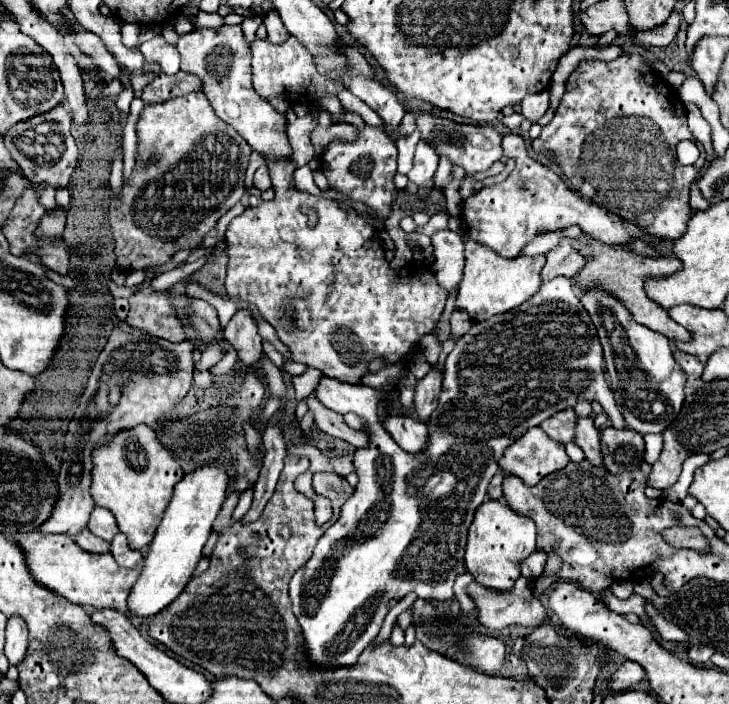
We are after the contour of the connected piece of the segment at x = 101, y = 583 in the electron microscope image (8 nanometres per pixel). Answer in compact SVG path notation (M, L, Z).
M16 534L14 540L22 546L26 552L28 568L38 584L48 586L56 594L68 598L70 602L90 606L94 610L106 610L114 608L122 612L126 618L134 620L134 614L128 608L128 596L132 590L134 580L140 576L142 568L136 566L132 570L120 568L112 554L92 554L82 550L70 536L64 534Z

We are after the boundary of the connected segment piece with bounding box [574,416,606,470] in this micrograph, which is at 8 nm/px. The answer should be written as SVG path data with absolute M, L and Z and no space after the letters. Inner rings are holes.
M578 418L578 428L576 428L576 440L574 440L586 454L586 460L598 468L604 468L604 454L600 450L600 432L594 426L594 420L588 418Z

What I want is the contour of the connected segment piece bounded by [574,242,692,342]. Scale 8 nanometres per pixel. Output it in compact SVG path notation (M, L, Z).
M574 242L574 248L582 256L588 258L588 264L578 272L578 276L574 276L574 284L578 282L578 288L588 288L592 284L600 284L602 288L608 288L608 290L616 292L616 296L620 296L620 300L624 300L626 308L632 312L634 320L638 320L640 324L646 324L654 332L660 332L674 342L690 342L692 340L692 334L686 328L682 328L680 324L676 324L670 318L668 310L664 310L654 300L648 300L648 294L646 294L646 280L648 278L672 276L672 274L682 270L682 262L678 258L672 258L672 256L648 258L648 256L634 254L626 246L606 246L606 244L598 244L598 242L594 242L594 244Z

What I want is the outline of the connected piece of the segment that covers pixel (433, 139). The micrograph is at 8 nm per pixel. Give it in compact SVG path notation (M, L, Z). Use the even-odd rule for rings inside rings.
M408 110L414 120L416 120L416 130L420 132L420 140L432 146L440 156L446 156L454 166L464 168L464 178L460 182L459 193L462 201L472 195L472 188L476 182L478 172L486 172L496 160L502 158L502 148L500 148L500 132L486 124L486 126L476 126L476 124L458 124L454 120L446 120L442 116L436 116L432 112L412 112Z

